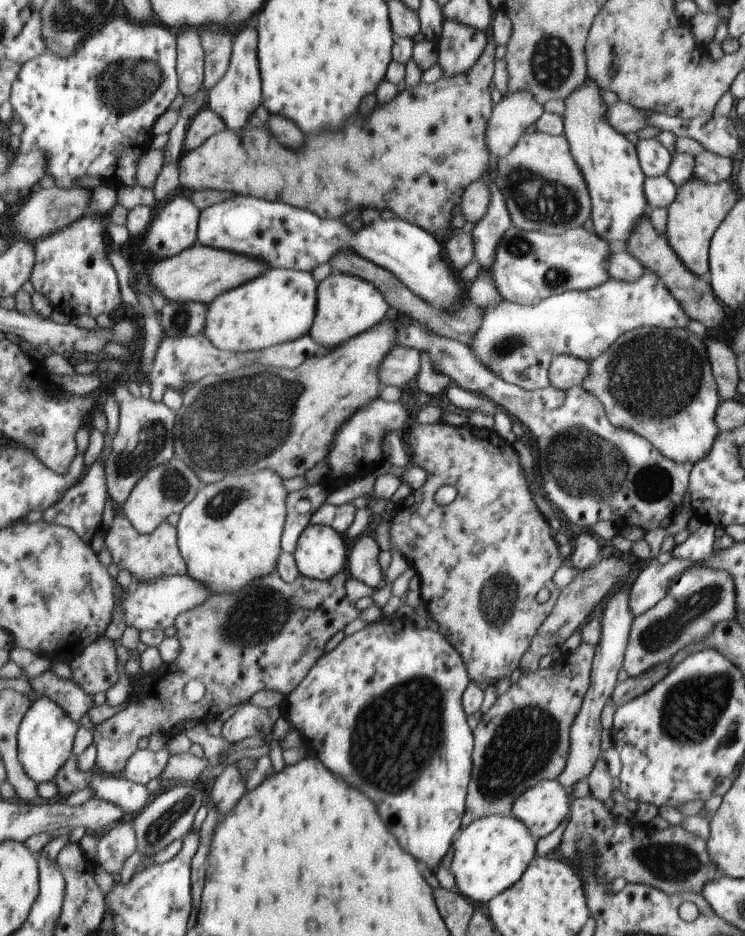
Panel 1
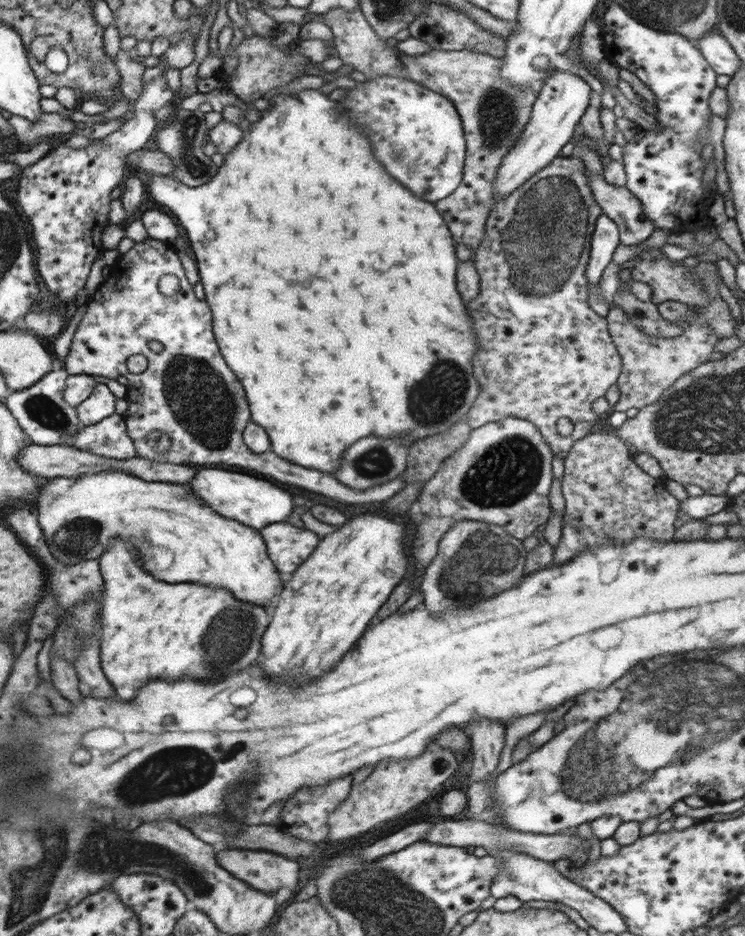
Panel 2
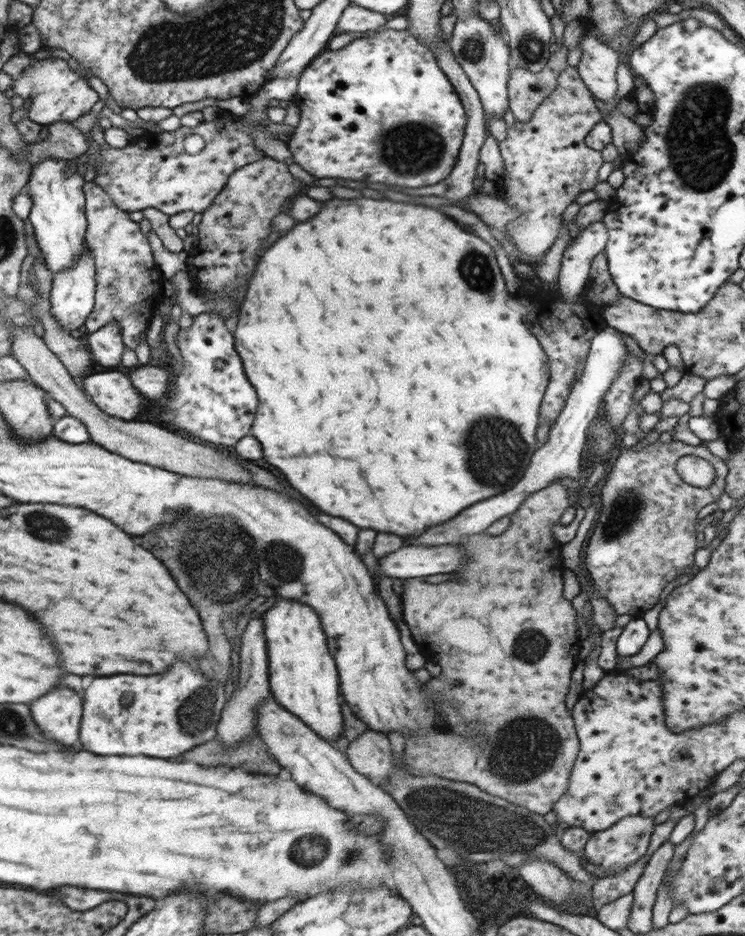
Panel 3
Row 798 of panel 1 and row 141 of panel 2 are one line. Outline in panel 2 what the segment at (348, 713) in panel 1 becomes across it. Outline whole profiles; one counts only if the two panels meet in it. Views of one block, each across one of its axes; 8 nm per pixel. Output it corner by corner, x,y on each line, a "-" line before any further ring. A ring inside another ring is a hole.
392,73
361,83
355,89
346,89
344,99
338,102
345,113
360,120
357,125
368,130
376,160
384,164
390,176
428,202
436,204
450,196
463,179
466,158
462,121
452,101

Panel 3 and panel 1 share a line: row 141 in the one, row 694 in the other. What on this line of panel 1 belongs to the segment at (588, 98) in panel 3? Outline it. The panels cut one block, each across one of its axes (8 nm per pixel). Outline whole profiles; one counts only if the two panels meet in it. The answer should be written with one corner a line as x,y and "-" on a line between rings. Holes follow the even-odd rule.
581,642
560,667
538,669
536,672
522,674
505,693
497,696
492,708
482,714
480,722
473,731
472,776
467,788
466,812
462,816
461,830
479,818
490,815
510,815
511,805
528,788
543,780
557,780
564,772
568,750
570,750
569,732
576,715
582,708
584,695
591,685
594,655
594,646

